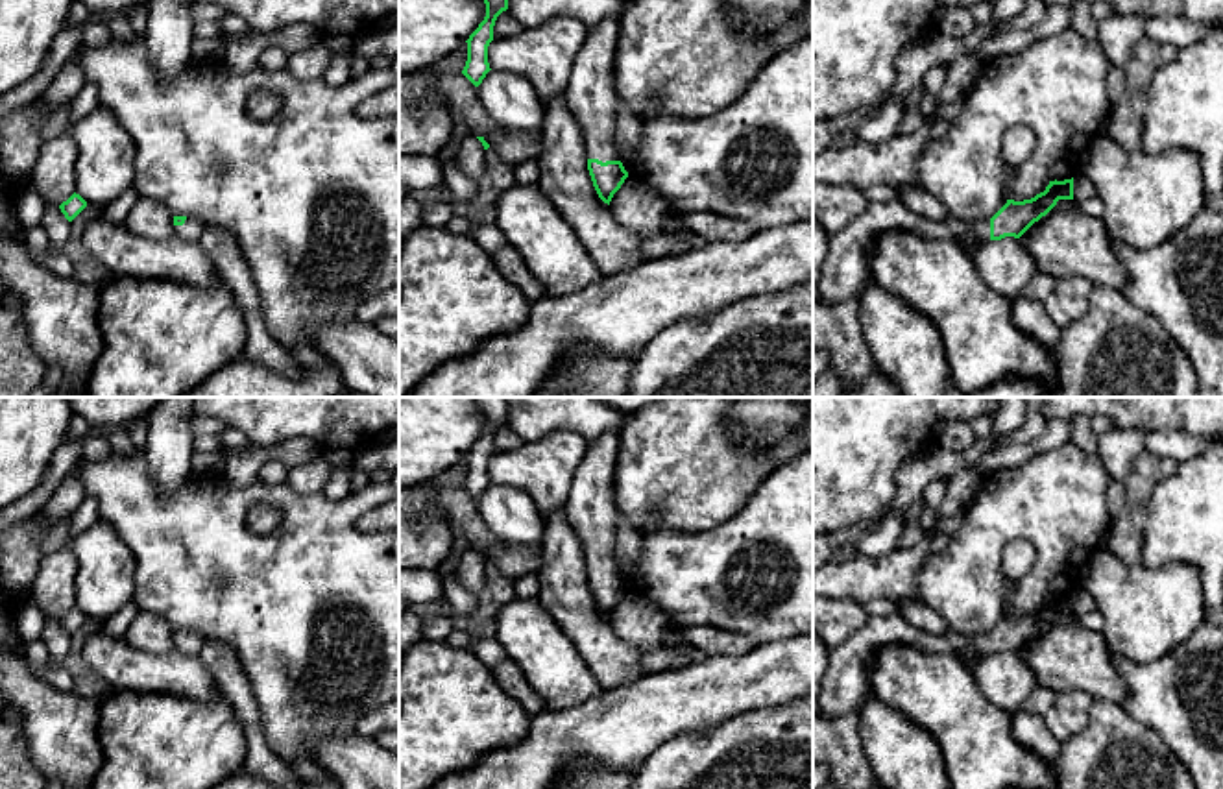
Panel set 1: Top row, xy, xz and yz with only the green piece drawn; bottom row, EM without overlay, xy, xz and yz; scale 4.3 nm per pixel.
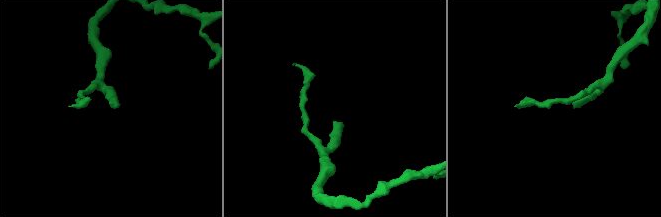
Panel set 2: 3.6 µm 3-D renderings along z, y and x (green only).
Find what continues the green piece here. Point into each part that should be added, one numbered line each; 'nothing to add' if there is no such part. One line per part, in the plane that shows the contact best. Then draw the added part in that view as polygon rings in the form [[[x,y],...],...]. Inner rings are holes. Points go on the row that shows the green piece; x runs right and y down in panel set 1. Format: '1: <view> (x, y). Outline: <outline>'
1: xz (592, 97). Outline: [[[619,17],[589,28],[589,35],[576,54],[565,89],[567,103],[584,131],[587,159],[619,161],[615,148],[615,52]]]

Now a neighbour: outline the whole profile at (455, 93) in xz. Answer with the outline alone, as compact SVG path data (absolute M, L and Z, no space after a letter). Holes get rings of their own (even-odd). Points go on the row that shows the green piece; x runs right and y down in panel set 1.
M436 67L432 72L436 87L429 105L443 107L451 120L460 115L471 135L482 137L512 168L541 157L543 133L503 131L482 107L477 87L464 74L443 74Z

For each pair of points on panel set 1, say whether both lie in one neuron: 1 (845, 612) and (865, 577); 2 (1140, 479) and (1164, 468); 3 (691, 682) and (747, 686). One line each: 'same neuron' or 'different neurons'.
1: different neurons
2: same neuron
3: same neuron

